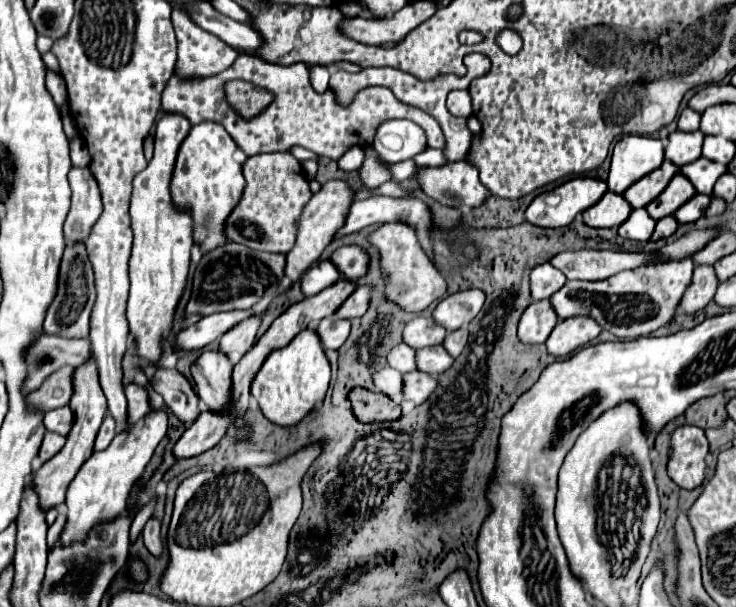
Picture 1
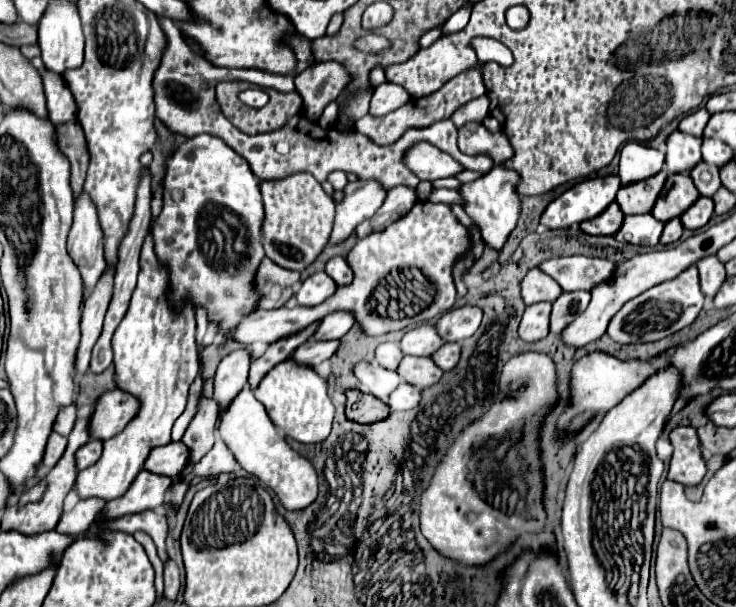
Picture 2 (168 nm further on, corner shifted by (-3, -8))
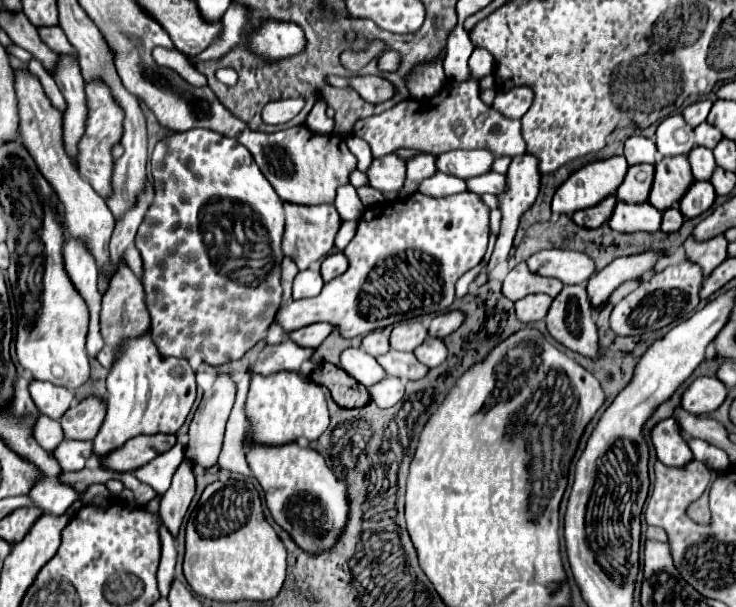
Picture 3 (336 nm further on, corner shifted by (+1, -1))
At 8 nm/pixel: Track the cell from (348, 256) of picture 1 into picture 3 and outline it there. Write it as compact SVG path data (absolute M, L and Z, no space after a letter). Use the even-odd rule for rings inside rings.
M330 253L324 261L322 261L322 267L320 267L320 273L322 273L322 279L324 283L332 281L334 277L342 275L344 271L348 269L348 259L344 257L344 253Z

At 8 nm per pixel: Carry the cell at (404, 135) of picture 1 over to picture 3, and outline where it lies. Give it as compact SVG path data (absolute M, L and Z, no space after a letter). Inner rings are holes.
M488 149L474 151L448 151L436 155L436 169L460 179L476 177L490 171L494 155Z

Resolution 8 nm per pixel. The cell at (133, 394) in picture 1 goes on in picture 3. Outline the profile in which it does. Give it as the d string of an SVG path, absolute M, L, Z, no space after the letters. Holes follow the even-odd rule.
M86 397L76 407L72 405L60 419L66 439L92 441L102 427L106 415L106 401L100 397Z

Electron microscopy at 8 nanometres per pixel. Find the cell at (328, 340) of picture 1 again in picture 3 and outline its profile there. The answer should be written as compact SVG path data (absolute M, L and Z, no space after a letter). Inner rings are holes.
M294 341L278 343L278 345L268 345L264 347L256 363L252 365L252 373L276 373L276 371L300 371L300 365L308 359L312 359L314 349L300 347Z

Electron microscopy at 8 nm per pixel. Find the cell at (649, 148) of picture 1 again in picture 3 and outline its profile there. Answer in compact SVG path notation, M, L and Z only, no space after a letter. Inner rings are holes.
M632 135L624 143L624 157L628 165L640 165L640 163L656 163L658 151L656 143L652 139L646 139L642 135Z

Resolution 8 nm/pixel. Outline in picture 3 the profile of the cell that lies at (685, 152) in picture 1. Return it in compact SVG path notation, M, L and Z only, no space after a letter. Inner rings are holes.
M680 113L670 115L656 129L656 145L662 157L688 155L696 147L694 131Z

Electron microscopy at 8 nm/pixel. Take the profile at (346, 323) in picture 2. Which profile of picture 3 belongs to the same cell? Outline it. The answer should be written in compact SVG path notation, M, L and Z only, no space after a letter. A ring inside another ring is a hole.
M314 323L314 325L306 325L302 329L292 331L290 337L292 337L292 341L296 341L302 347L318 347L332 329L334 327L330 323Z

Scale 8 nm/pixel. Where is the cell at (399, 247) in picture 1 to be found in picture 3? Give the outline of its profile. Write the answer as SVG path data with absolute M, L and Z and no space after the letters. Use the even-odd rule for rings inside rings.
M470 191L442 199L414 193L402 201L368 207L354 239L344 249L350 263L348 271L326 283L318 297L280 307L274 323L290 333L326 321L340 327L342 337L350 339L418 315L442 313L454 301L456 281L480 263L486 245L488 207Z

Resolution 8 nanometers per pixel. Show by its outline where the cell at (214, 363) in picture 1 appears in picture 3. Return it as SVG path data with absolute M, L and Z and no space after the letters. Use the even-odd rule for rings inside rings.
M246 427L244 451L252 475L264 489L266 505L274 521L286 529L292 539L306 551L316 553L328 549L346 523L348 501L346 483L326 467L324 457L318 451L302 447L296 441L286 445L260 445L250 437L250 427Z

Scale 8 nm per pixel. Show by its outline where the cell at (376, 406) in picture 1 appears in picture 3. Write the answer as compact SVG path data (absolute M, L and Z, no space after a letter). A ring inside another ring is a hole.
M322 365L312 373L312 381L330 389L332 399L344 409L356 409L370 403L370 393L364 385L358 385L350 375L346 375L340 367Z

